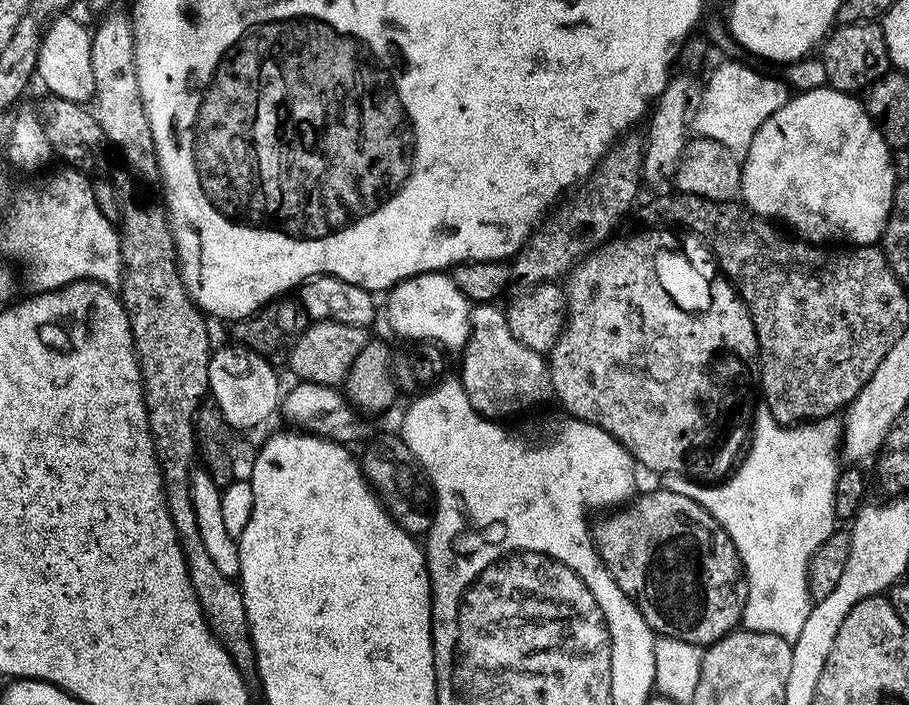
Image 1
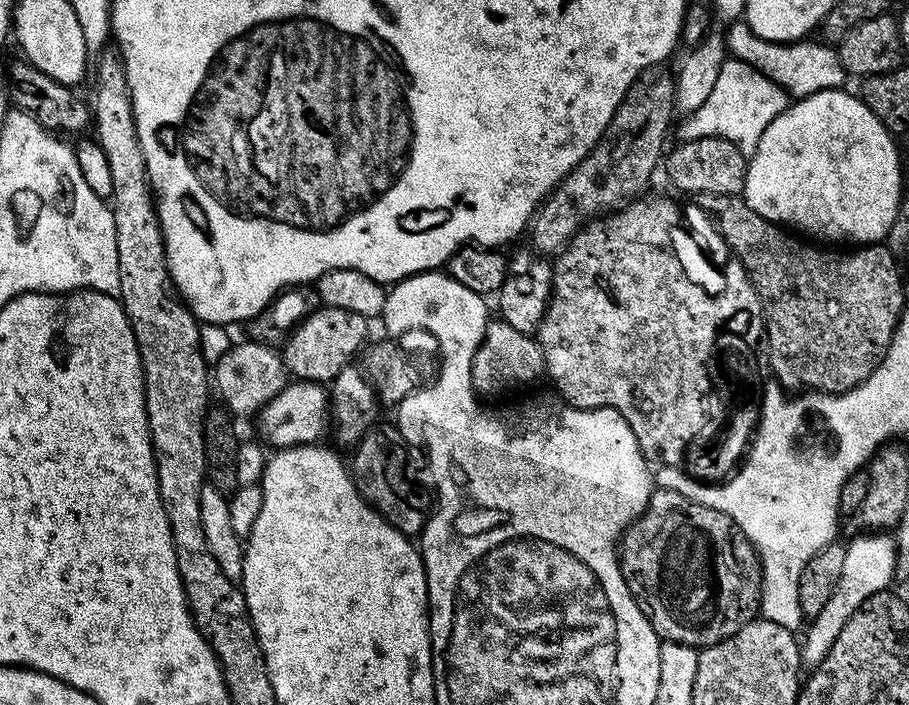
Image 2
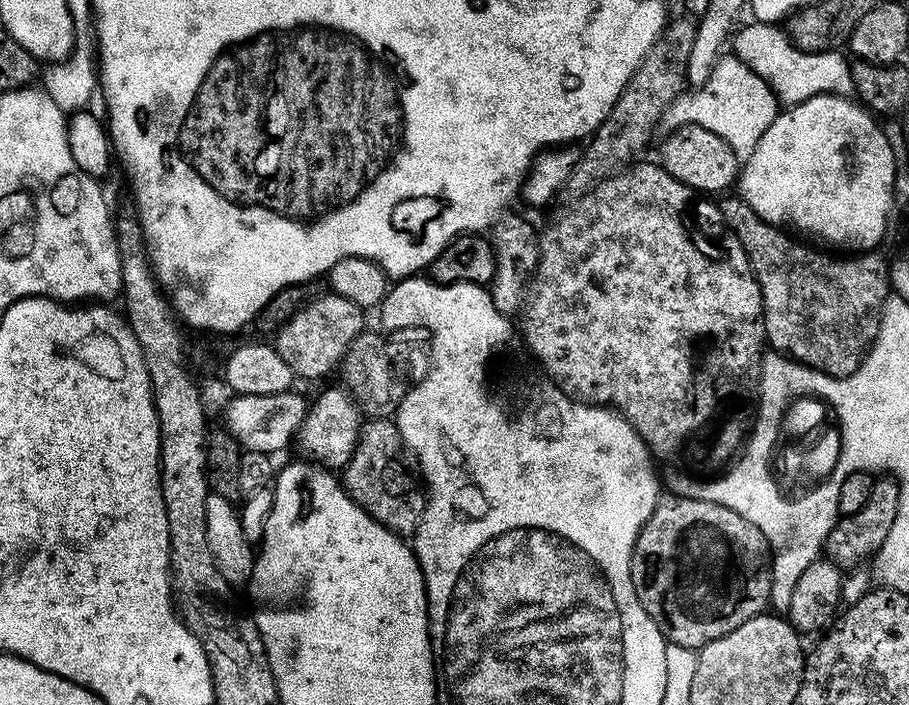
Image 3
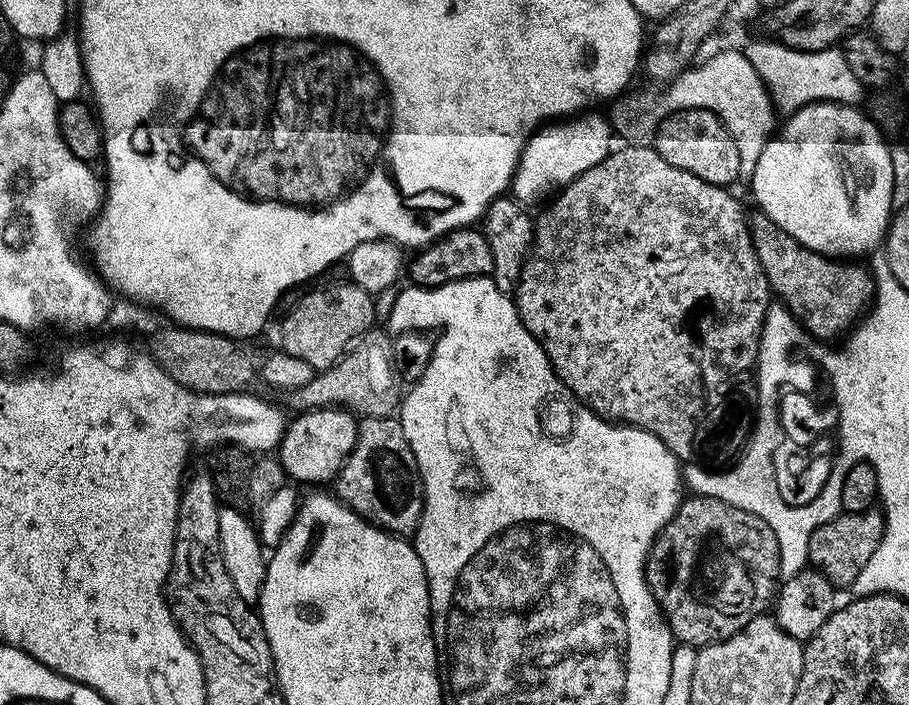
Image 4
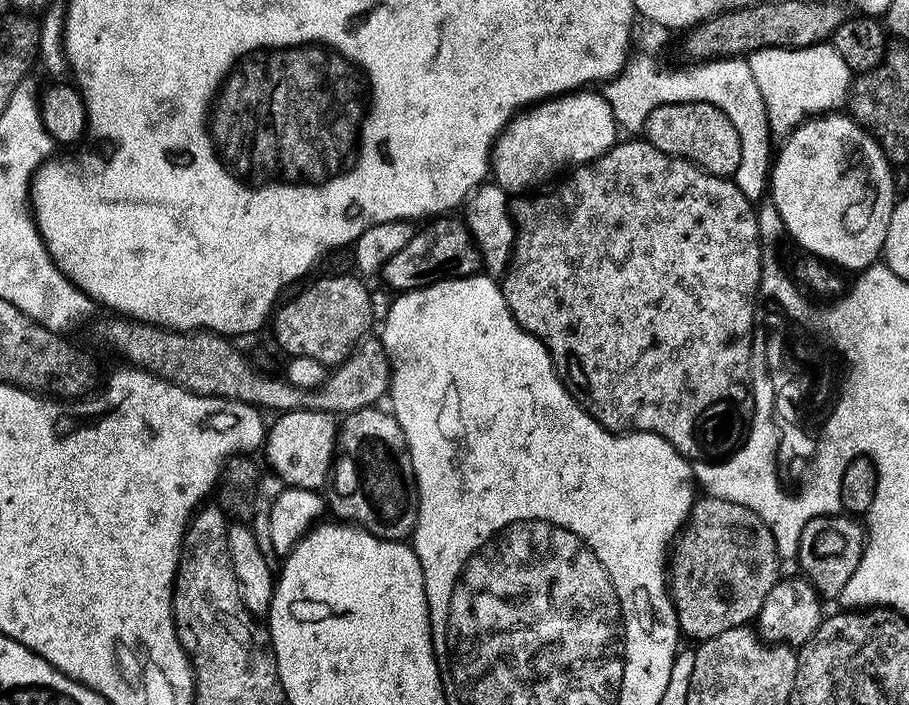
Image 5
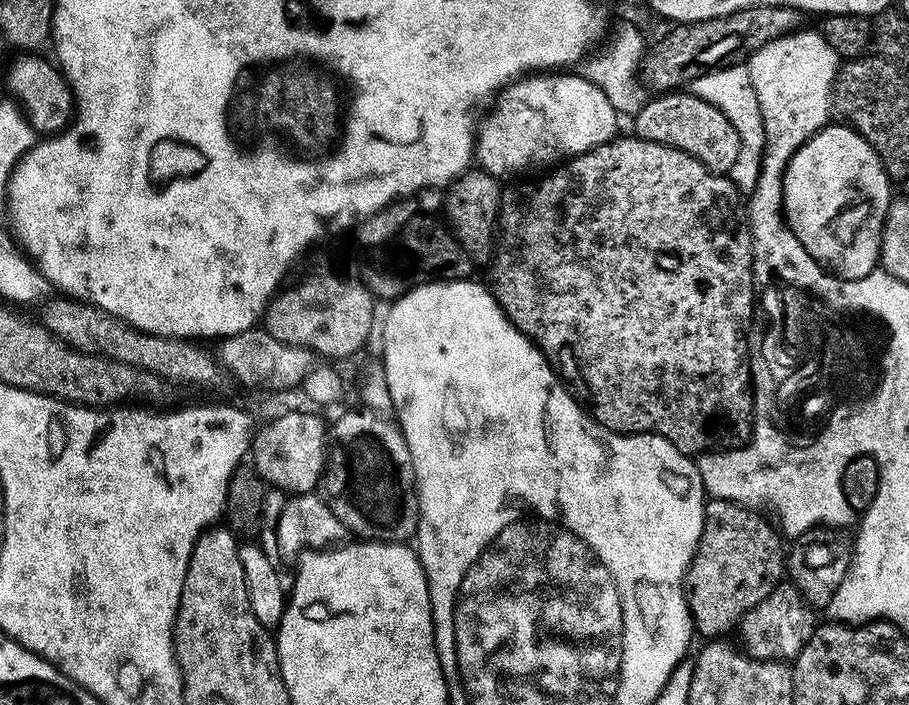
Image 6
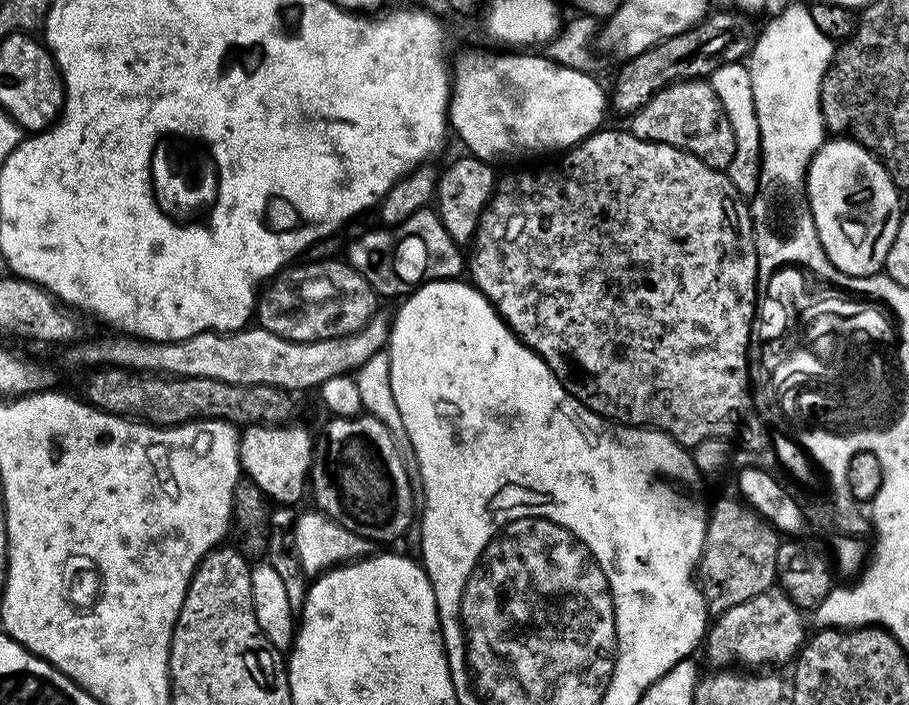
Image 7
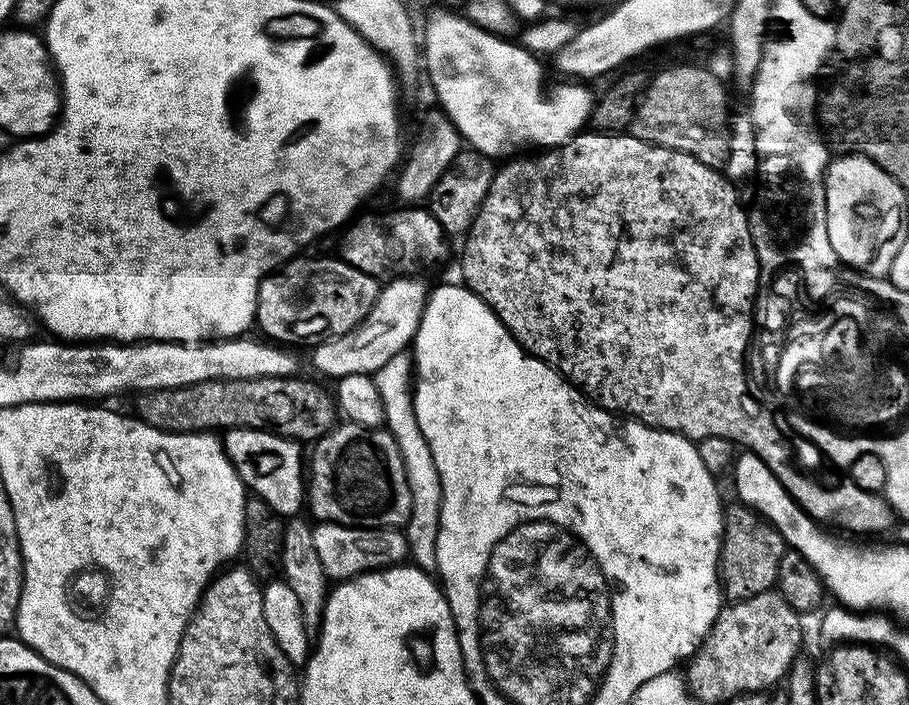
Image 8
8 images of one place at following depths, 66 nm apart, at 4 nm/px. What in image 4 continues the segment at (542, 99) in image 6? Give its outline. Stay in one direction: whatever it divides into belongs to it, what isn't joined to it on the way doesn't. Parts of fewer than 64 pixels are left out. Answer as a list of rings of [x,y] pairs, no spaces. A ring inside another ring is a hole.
[[[592,115],[549,123],[526,142],[516,173],[512,176],[512,199],[519,200],[525,206],[533,206],[532,204],[538,203],[539,200],[547,201],[555,197],[567,184],[574,182],[574,178],[578,178],[583,172],[598,166],[598,162],[606,159],[614,148],[614,128],[611,123],[603,124],[598,117]]]

